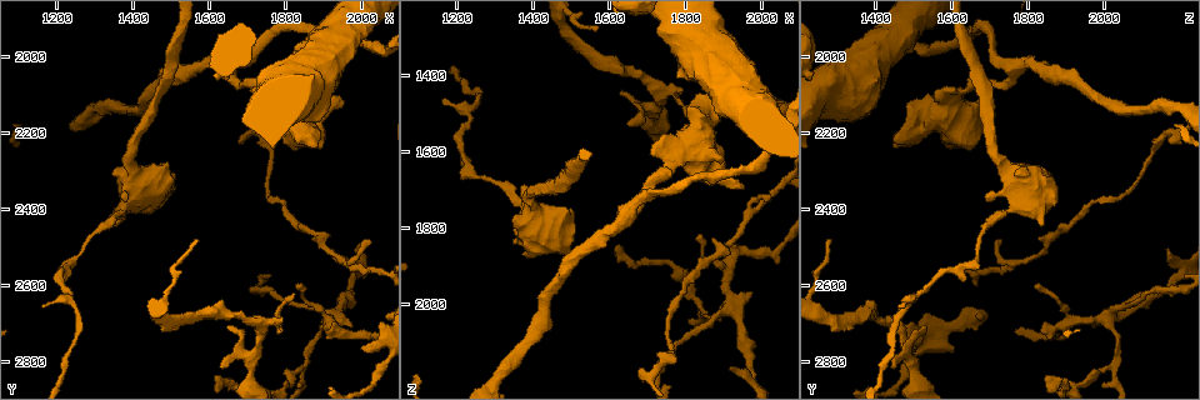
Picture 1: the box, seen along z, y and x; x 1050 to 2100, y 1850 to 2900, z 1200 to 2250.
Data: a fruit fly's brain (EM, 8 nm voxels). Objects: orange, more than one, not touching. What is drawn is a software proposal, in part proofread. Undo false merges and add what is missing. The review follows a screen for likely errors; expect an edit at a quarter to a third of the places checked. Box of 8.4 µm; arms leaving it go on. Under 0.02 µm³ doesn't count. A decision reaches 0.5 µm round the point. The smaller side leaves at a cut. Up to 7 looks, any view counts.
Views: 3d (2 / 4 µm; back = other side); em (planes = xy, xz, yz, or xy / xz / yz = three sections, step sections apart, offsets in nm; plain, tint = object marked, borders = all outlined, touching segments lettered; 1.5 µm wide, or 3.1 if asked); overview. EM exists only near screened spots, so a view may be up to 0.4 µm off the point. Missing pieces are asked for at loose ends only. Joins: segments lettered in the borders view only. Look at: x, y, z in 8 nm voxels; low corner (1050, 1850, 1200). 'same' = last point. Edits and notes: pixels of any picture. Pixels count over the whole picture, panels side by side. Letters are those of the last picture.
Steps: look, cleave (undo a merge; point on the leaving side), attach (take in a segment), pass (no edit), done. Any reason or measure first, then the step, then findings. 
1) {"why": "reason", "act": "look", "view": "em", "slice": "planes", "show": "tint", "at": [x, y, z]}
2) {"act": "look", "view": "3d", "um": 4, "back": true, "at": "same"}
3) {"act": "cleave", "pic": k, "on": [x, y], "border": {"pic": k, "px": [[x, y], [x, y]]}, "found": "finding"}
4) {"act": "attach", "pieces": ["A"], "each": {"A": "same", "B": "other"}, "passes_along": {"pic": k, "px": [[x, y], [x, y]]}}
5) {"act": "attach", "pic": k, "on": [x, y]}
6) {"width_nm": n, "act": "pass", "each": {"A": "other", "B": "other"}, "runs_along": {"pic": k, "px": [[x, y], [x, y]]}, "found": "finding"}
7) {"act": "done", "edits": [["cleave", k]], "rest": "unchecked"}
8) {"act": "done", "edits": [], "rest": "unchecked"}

{"why": "stops while still wide", "act": "look", "view": "em", "slice": "planes", "show": "borders", "at": [1350, 2445, 1835]}

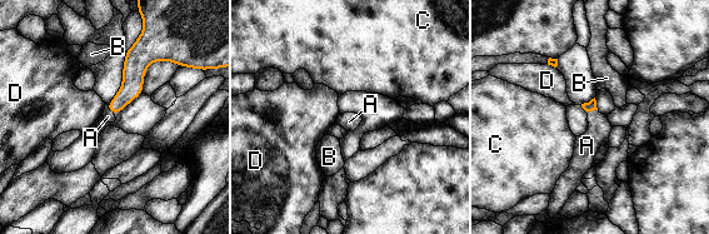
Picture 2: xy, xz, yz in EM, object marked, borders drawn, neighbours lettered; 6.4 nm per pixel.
{"act": "attach", "pieces": ["A"], "each": {"A": "same", "B": "other", "C": "other", "D": "other"}, "passes_along": {"pic": 2, "px": [[133, 80], [109, 110], [108, 116]]}, "found": "the neuron continues"}

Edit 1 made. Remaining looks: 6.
{"why": "see it whole again", "act": "look", "view": "overview"}

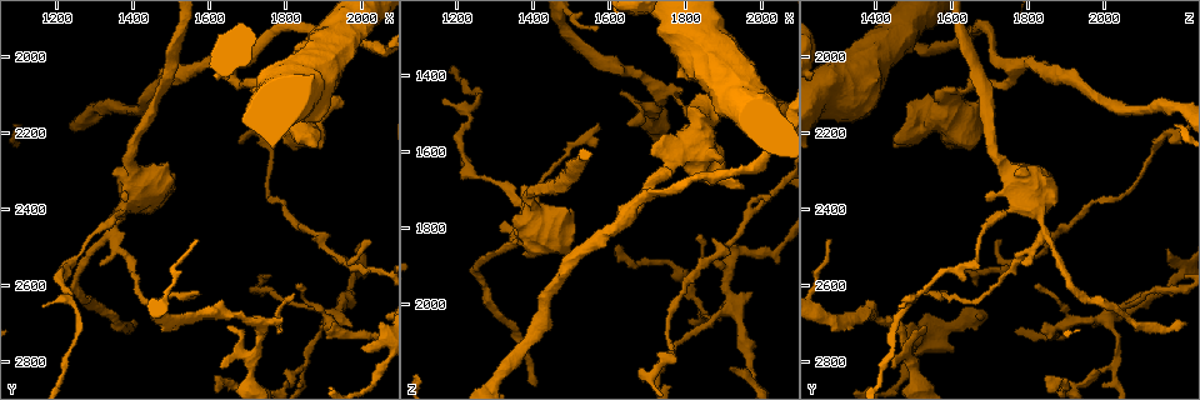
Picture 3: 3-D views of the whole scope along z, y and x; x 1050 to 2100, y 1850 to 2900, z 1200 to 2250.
{"why": "a narrow waist", "act": "look", "view": "em", "slice": "planes", "show": "borders", "at": [1790, 2375, 1980]}

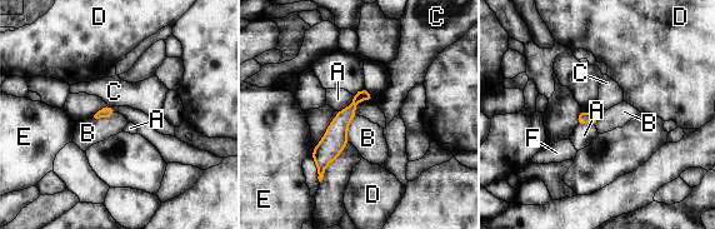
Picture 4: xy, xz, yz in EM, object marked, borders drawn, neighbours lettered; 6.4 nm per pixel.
{"longest_contact_nm": ["B", 190], "act": "pass", "each": {"A": "other", "B": "other", "C": "other", "D": "other", "E": "other", "F": "other"}, "border": {"pic": 4, "px": [[356, 114], [348, 129], [349, 142]]}, "found": "continuous, no second neuron"}

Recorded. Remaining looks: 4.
{"why": "free end", "act": "look", "view": "em", "slice": "xy", "step": 8, "show": "tint", "at": [2030, 2480, 1710]}

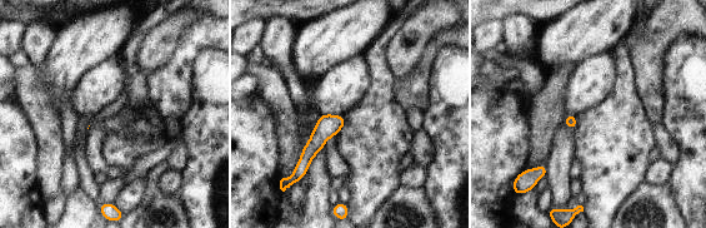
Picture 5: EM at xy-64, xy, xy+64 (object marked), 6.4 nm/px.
{"act": "look", "view": "em", "slice": "xy", "step": 8, "show": "borders", "at": "same"}

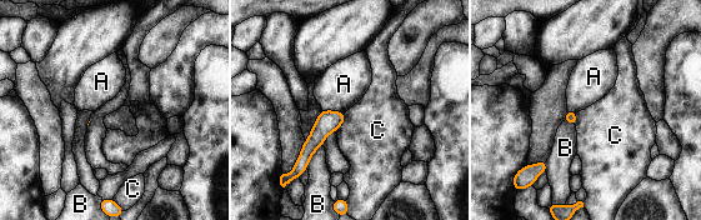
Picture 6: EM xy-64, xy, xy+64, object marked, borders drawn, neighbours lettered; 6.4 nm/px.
{"act": "pass", "each": {"A": "other", "B": "other", "C": "other"}, "border": {"pic": 6, "px": [[345, 113], [345, 120], [335, 131]]}, "found": "none of them fits"}

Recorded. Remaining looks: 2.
{"act": "done", "edits": [["attach", 2]], "rest": "unchecked"}

